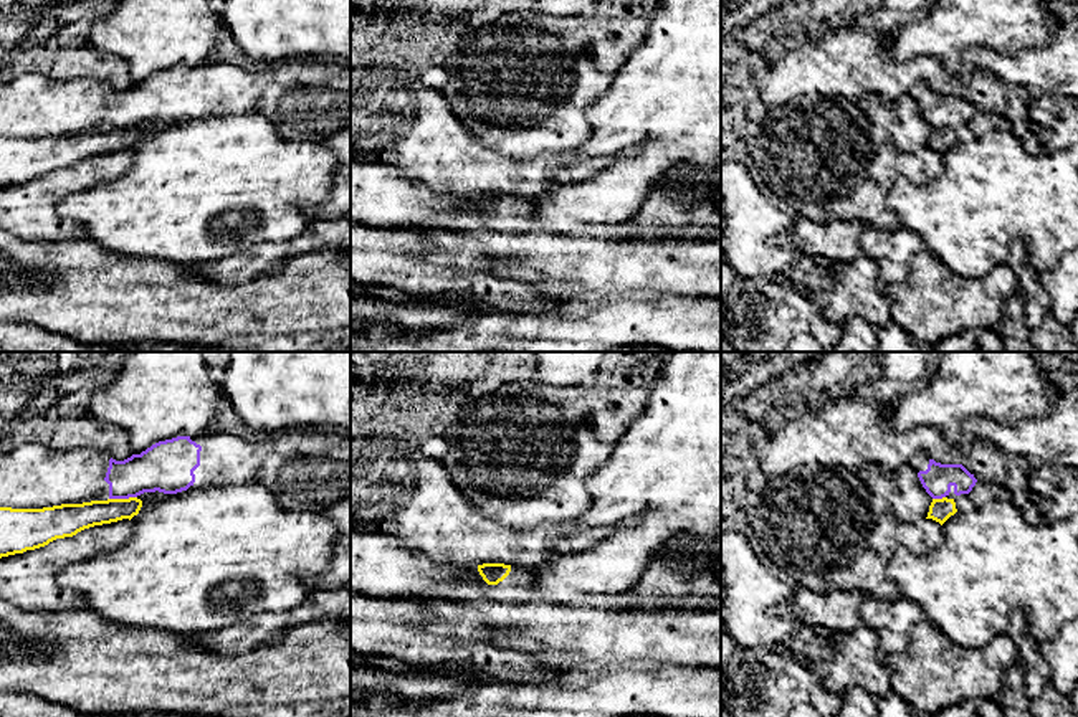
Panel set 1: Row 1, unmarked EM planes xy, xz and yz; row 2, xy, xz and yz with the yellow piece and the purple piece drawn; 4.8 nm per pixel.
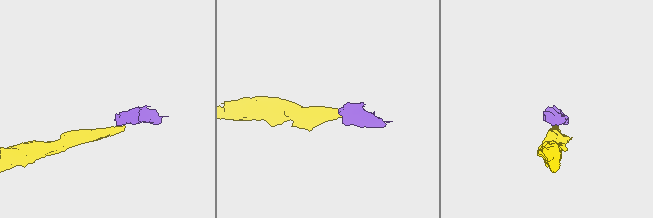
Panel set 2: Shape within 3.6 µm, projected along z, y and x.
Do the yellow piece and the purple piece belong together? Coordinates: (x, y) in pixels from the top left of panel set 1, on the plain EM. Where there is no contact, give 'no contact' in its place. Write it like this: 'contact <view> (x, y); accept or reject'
contact xy (123, 129); reject

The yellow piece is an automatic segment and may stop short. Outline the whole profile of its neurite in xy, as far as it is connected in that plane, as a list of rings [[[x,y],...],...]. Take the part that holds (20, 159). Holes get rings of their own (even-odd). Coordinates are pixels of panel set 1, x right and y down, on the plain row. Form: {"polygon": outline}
{"polygon": [[[154,122],[129,129],[91,131],[61,134],[43,139],[0,137],[0,188],[48,175],[56,169],[73,167],[78,162],[132,149]]]}

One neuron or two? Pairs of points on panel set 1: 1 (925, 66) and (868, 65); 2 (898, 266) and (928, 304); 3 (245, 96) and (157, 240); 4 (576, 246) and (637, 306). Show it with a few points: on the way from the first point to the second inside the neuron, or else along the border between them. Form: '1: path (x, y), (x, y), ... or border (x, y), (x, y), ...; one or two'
1: path (911, 70), (882, 70); one
2: border (923, 246), (913, 258), (908, 275), (885, 286); two
3: border (195, 118), (260, 113), (271, 123); two
4: border (584, 293), (632, 289), (657, 289), (663, 293); two

